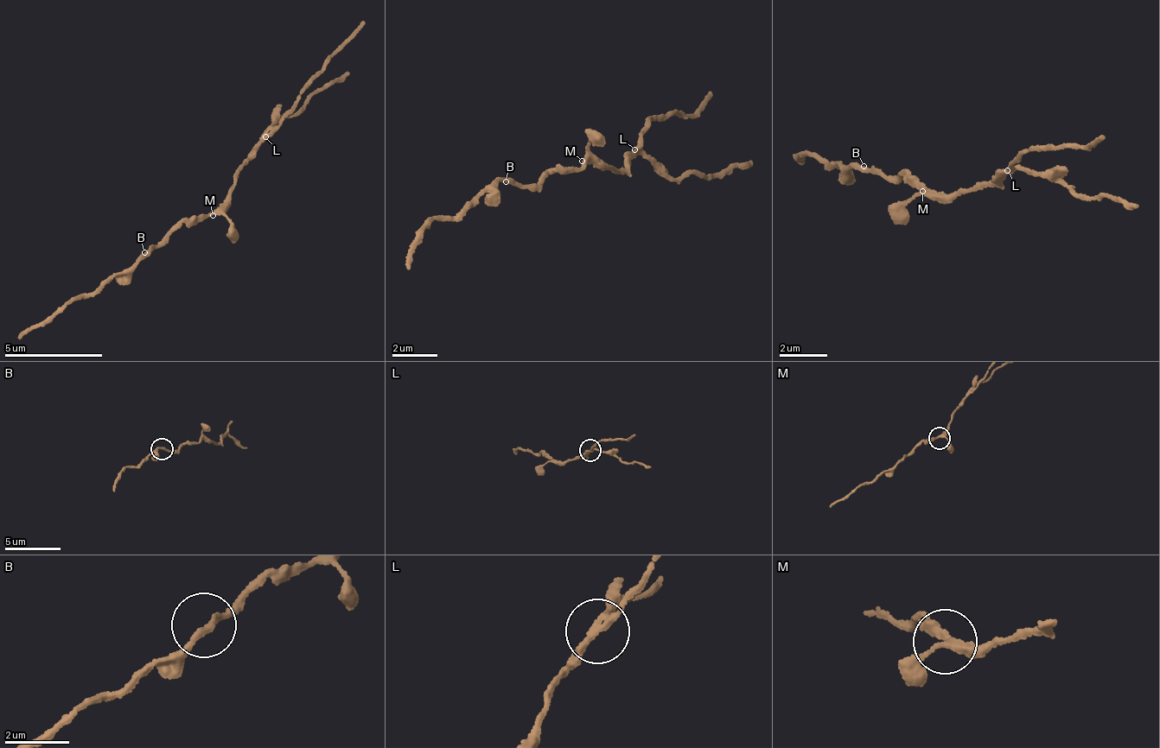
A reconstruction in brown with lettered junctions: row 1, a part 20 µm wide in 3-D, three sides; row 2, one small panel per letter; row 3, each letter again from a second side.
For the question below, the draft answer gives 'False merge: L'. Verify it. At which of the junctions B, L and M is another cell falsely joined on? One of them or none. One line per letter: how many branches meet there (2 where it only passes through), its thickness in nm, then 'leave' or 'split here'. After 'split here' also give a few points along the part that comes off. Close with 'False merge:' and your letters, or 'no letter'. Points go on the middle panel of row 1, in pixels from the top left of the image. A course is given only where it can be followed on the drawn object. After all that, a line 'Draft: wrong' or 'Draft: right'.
B: 2 | 190 nm | leave
L: 3 | 200 nm | split here | (634, 149), (649, 117), (697, 115), (709, 91)
M: 3 | 200 nm | leave
False merge: L
Draft: right

